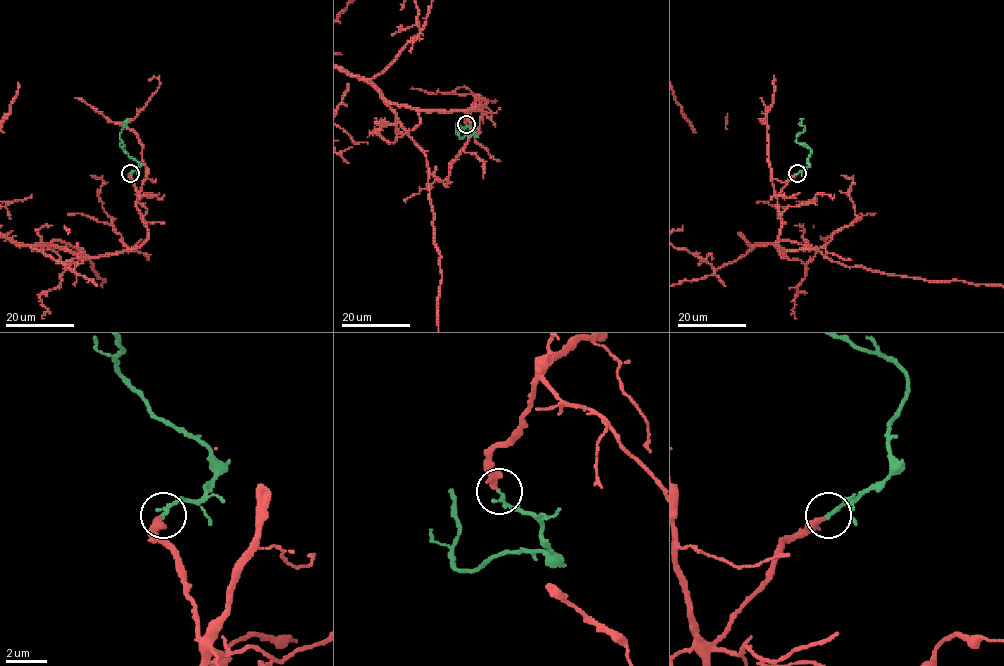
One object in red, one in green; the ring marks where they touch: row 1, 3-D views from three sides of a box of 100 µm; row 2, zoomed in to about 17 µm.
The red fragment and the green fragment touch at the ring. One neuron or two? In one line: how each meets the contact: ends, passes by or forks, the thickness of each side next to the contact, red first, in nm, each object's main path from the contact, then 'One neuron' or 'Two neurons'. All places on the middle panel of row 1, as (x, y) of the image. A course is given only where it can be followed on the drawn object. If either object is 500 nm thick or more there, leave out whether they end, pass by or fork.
At the ring red ends. At the ring green ends. Thickness 360 nm (red) against 200 nm. Course of red: (466, 124), (472, 105), (483, 106), (417, 110), (388, 105), (426, 157), (441, 273). Course of green: (466, 124), (475, 135), (460, 137), (459, 125), (456, 124), (458, 131), (463, 126). One neuron

